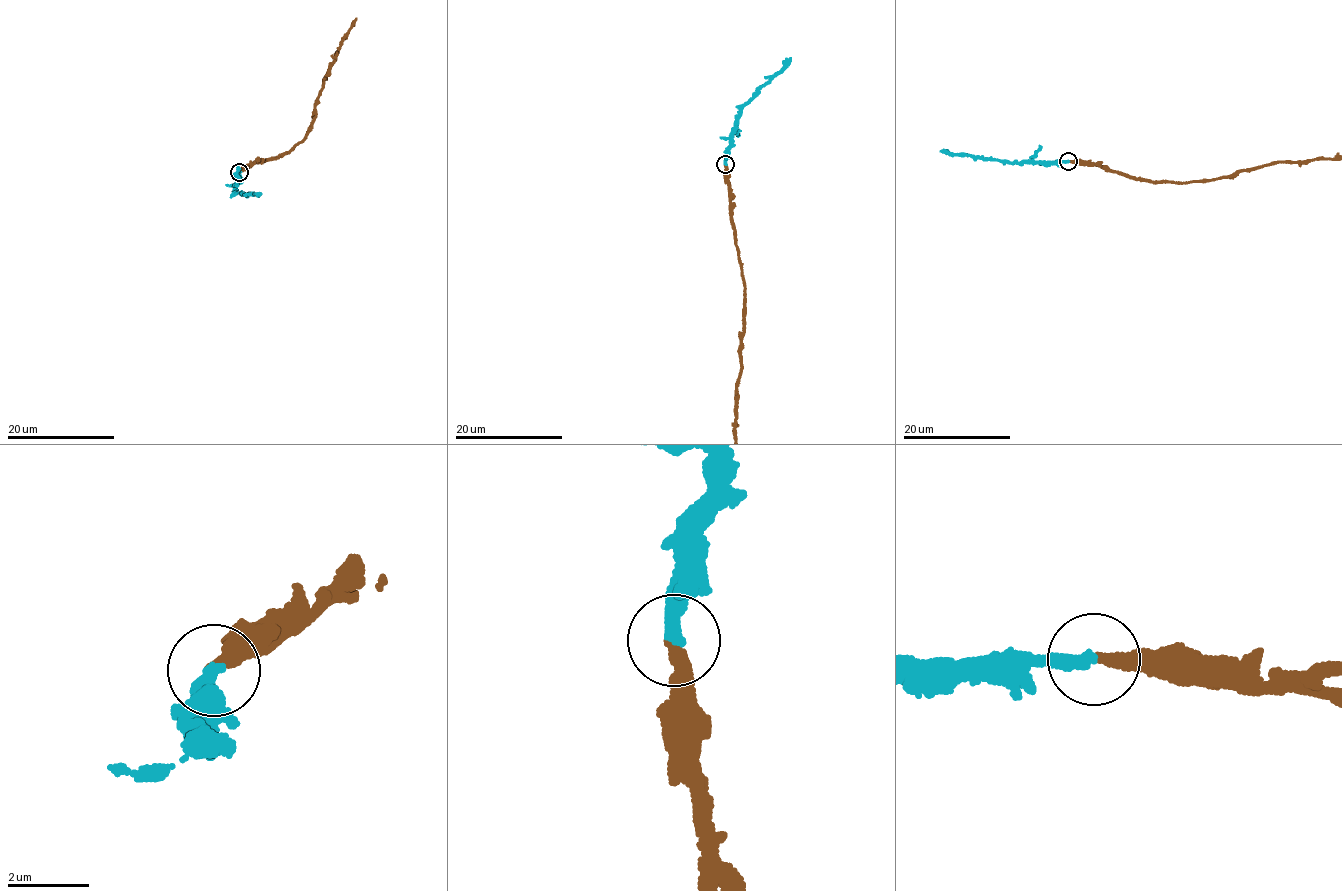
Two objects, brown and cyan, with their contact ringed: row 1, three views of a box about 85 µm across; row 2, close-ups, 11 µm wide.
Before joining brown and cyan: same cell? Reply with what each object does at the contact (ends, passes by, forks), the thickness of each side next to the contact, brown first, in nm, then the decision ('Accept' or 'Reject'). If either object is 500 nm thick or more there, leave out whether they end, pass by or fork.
At the ring brown ends. At the ring cyan ends. Thickness 360 nm (brown) against 360 nm. Accept

